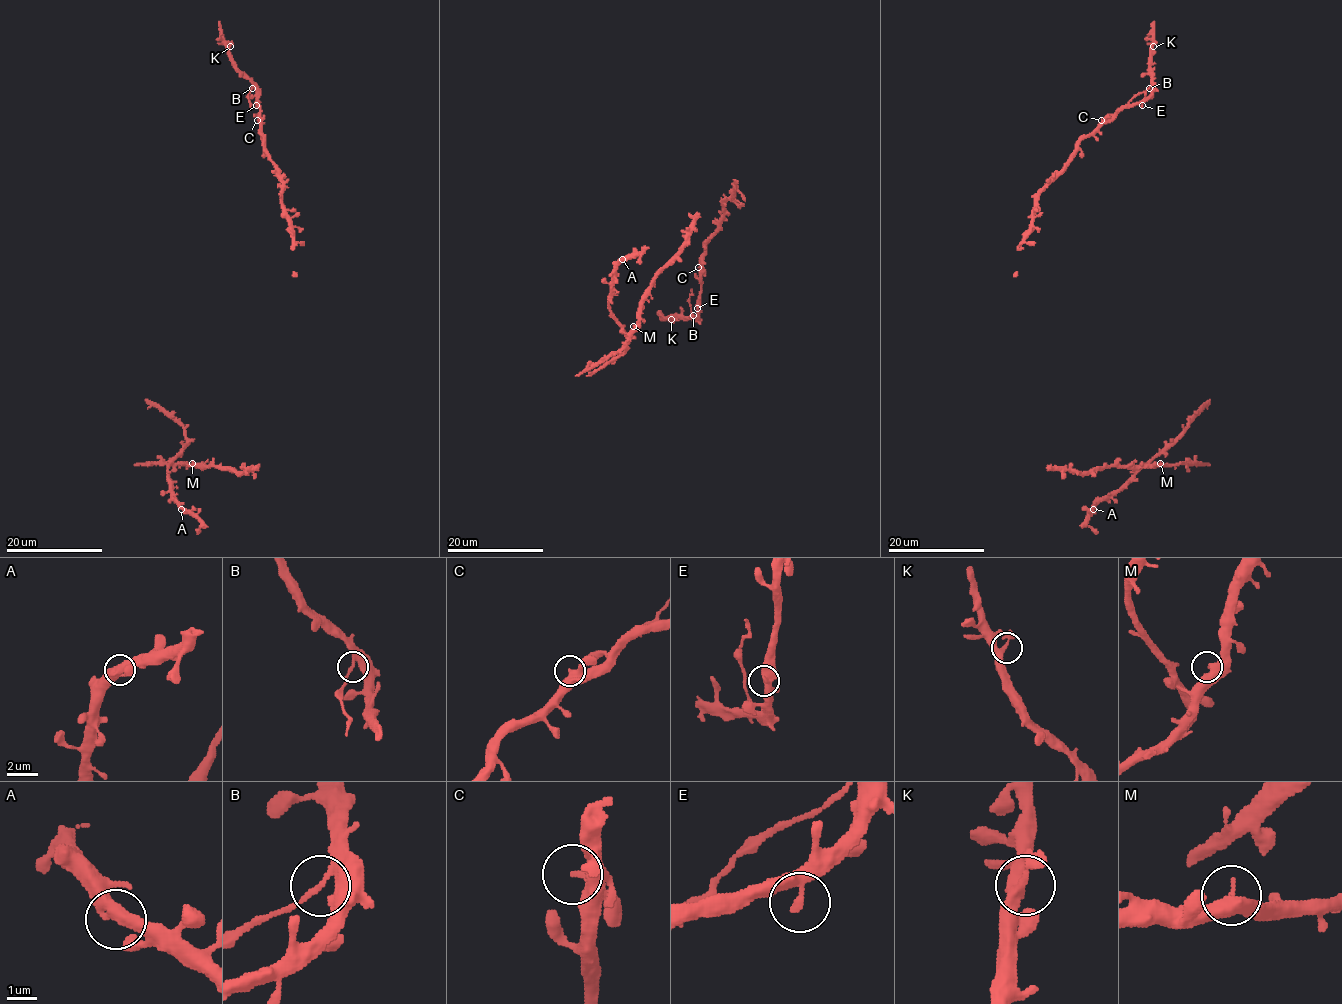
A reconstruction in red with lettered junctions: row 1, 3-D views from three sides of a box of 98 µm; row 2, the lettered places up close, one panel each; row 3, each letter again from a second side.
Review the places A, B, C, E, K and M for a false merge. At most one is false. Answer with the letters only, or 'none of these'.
B

